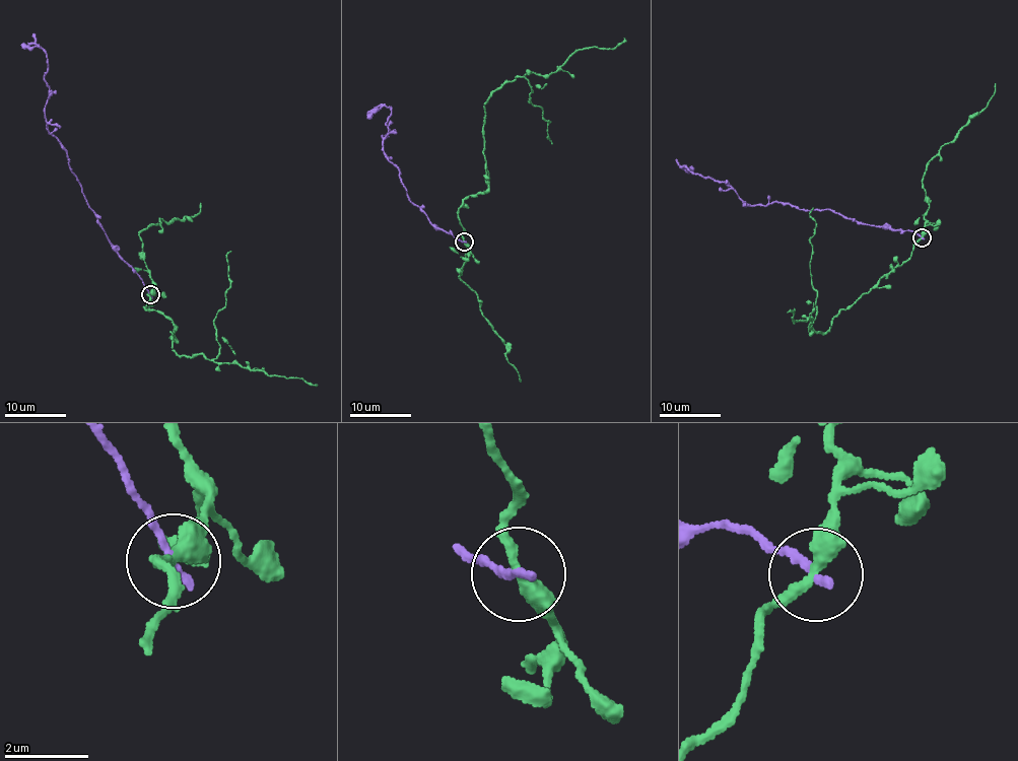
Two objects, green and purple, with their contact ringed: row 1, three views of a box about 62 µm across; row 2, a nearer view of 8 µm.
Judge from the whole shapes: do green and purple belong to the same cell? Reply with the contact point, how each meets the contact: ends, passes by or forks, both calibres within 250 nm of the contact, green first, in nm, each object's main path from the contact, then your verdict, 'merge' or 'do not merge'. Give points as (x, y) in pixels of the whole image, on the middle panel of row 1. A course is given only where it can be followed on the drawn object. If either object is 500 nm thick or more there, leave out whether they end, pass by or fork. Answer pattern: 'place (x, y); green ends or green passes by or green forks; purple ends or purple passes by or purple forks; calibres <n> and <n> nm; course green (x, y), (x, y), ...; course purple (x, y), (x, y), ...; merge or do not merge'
place (464, 241); green passes by; purple ends; calibres 320 and 200 nm; course green (464, 240), (461, 204), (488, 188), (483, 104), (495, 89), (524, 77), (552, 144); course purple (464, 240), (436, 228), (407, 196), (400, 170), (383, 150), (391, 108), (374, 110), (367, 119); do not merge

